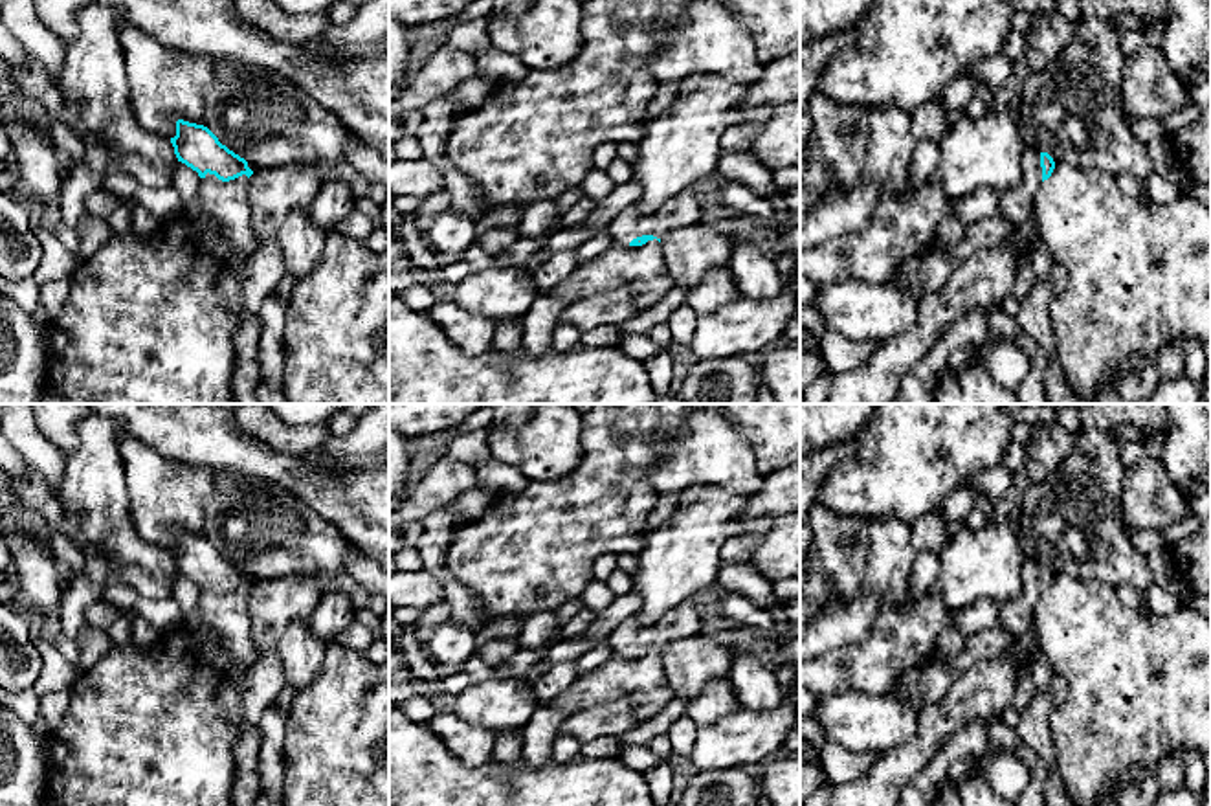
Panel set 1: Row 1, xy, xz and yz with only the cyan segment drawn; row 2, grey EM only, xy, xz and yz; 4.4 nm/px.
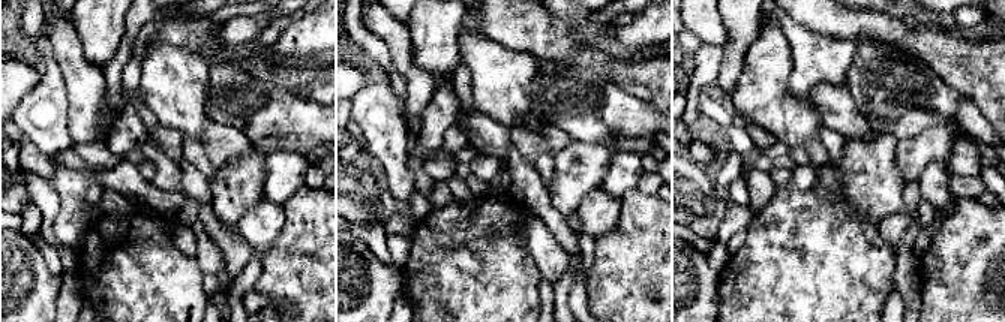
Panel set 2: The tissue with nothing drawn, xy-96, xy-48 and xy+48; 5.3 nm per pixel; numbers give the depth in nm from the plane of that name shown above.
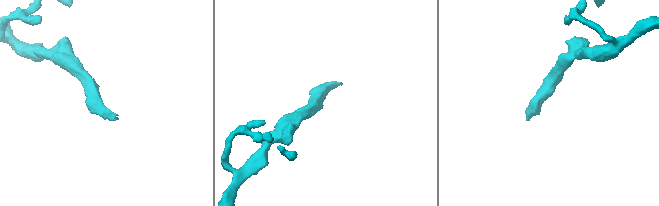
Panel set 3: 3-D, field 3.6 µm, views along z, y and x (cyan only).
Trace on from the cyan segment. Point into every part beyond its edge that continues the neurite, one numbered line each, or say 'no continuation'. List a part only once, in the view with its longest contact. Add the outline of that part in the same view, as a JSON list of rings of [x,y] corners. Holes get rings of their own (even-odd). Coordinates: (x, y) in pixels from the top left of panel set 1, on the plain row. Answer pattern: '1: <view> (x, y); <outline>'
1: xz (687, 619); [[[694,597],[666,611],[651,626],[644,626],[635,615],[626,619],[609,637],[613,654],[629,655],[642,646],[662,650],[670,643],[694,637],[710,626],[710,613],[701,610]]]

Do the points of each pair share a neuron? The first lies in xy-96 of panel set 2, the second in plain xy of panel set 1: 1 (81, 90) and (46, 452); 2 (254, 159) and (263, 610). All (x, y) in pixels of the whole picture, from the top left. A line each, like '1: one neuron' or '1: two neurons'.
1: one neuron
2: one neuron

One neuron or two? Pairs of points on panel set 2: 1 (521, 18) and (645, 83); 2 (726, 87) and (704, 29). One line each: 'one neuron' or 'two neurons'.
1: one neuron
2: two neurons

